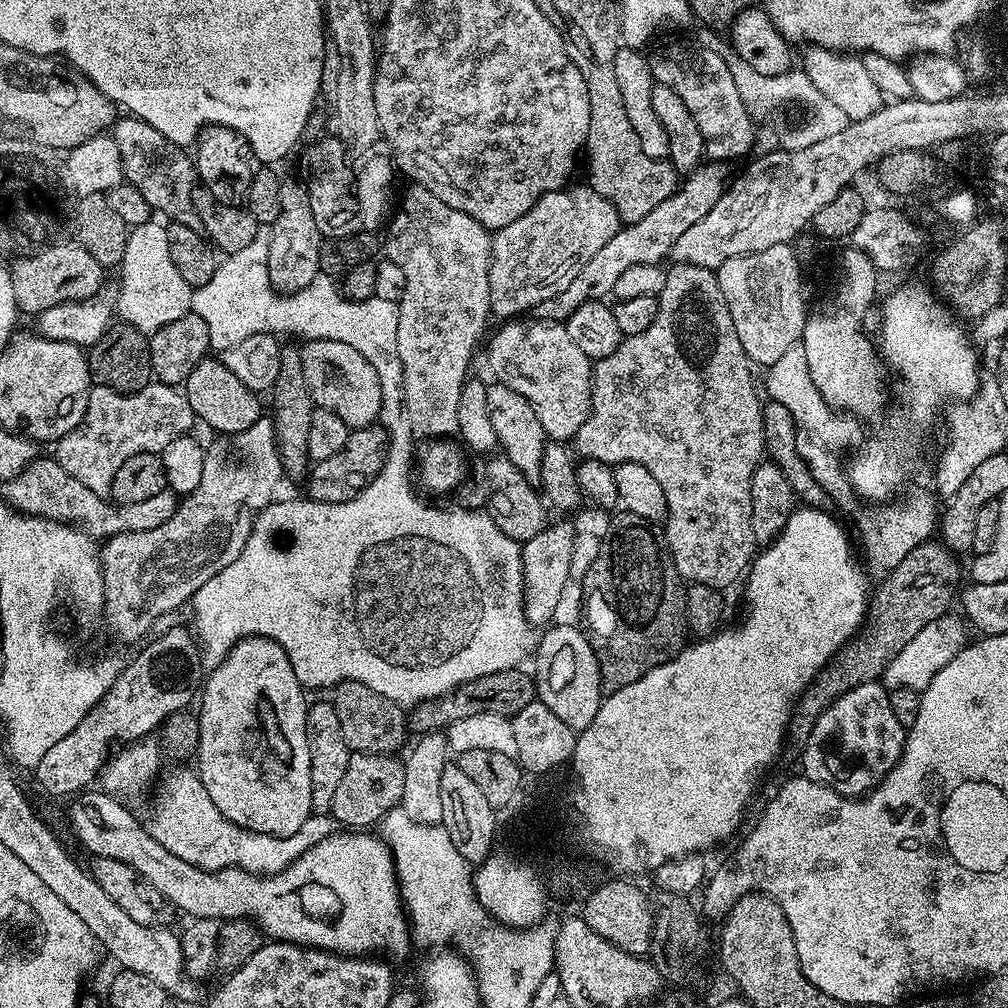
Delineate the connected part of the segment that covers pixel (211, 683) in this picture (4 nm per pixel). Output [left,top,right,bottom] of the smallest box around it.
[194,636,313,836]

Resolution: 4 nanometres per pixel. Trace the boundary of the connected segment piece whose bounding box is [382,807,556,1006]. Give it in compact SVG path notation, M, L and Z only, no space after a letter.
M395 807L384 817L383 828L383 839L391 848L392 858L396 861L396 879L400 881L400 899L404 901L410 917L411 939L415 943L417 940L424 948L432 948L428 950L444 950L451 946L459 955L465 957L476 974L476 985L485 1005L527 1006L534 998L534 990L538 990L538 982L550 975L556 963L556 938L553 929L533 926L517 930L493 920L476 897L473 869L459 854L445 827L439 824L416 824L399 807Z

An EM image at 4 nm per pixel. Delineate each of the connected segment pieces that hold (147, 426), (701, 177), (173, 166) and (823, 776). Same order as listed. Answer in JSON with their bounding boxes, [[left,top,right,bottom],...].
[[54,382,196,497],[534,162,733,322],[110,114,200,229],[802,682,906,798]]

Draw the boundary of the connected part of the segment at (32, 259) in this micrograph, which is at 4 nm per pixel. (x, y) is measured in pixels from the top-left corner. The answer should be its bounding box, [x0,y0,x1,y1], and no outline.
[10,238,105,314]

